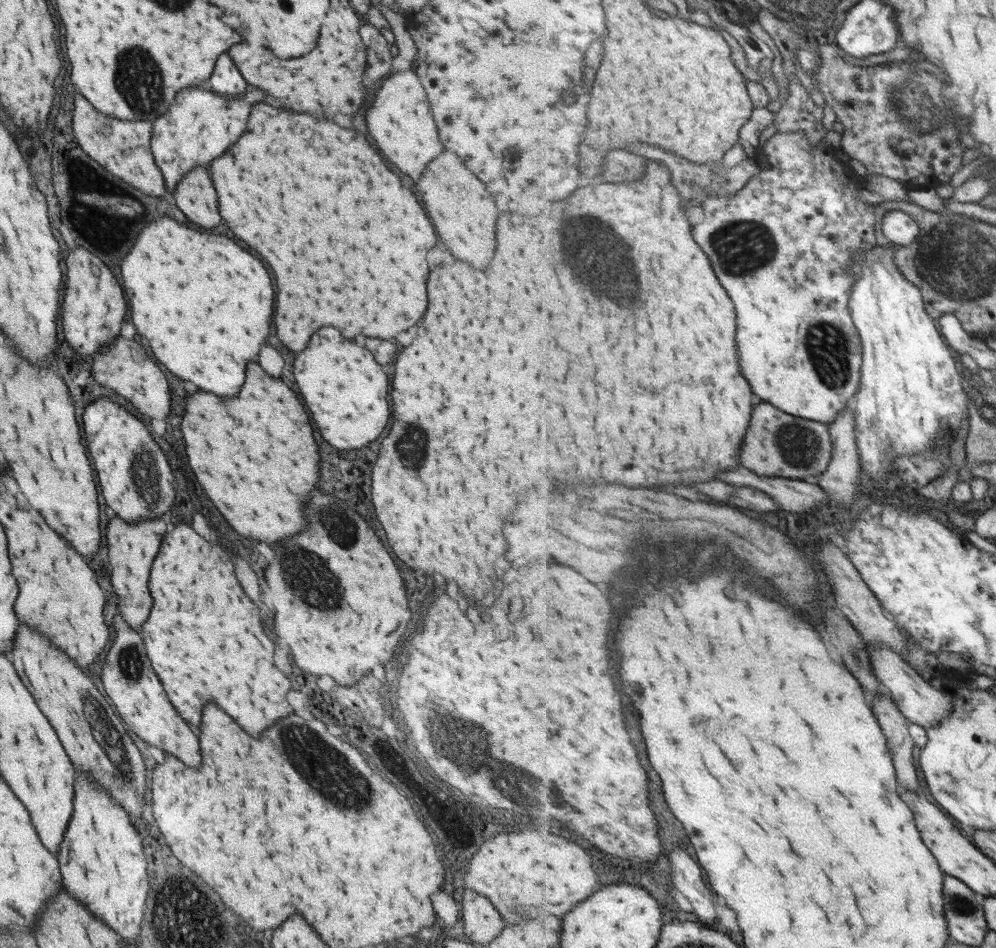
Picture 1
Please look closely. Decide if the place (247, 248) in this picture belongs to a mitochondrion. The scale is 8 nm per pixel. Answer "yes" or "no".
no

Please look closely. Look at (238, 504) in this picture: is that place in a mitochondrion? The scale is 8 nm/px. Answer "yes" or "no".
no

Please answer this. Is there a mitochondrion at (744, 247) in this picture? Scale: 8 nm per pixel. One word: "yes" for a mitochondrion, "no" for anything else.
yes

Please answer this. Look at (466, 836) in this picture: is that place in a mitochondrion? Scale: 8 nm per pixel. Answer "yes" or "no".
no

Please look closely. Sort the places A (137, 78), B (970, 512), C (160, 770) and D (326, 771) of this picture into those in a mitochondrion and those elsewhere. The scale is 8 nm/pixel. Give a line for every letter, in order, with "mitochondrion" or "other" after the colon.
A: mitochondrion
B: other
C: other
D: mitochondrion

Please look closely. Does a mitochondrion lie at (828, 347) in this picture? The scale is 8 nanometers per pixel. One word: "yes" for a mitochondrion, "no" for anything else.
yes

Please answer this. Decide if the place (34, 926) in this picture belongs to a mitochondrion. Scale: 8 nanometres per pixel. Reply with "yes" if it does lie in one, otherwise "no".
no

